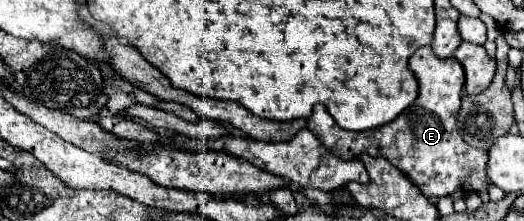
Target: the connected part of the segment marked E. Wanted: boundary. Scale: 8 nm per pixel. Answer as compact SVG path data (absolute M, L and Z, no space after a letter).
M424 46L418 48L410 58L410 70L416 74L420 84L418 98L390 124L372 128L368 132L346 132L334 122L324 106L314 106L306 128L316 132L316 136L328 148L336 150L340 158L354 158L366 152L370 156L382 156L390 164L400 166L400 170L408 174L408 178L420 188L426 198L450 196L456 190L488 192L488 188L492 186L486 172L488 152L466 144L456 128L456 116L460 112L466 84L462 64L454 58L440 60L430 46Z

